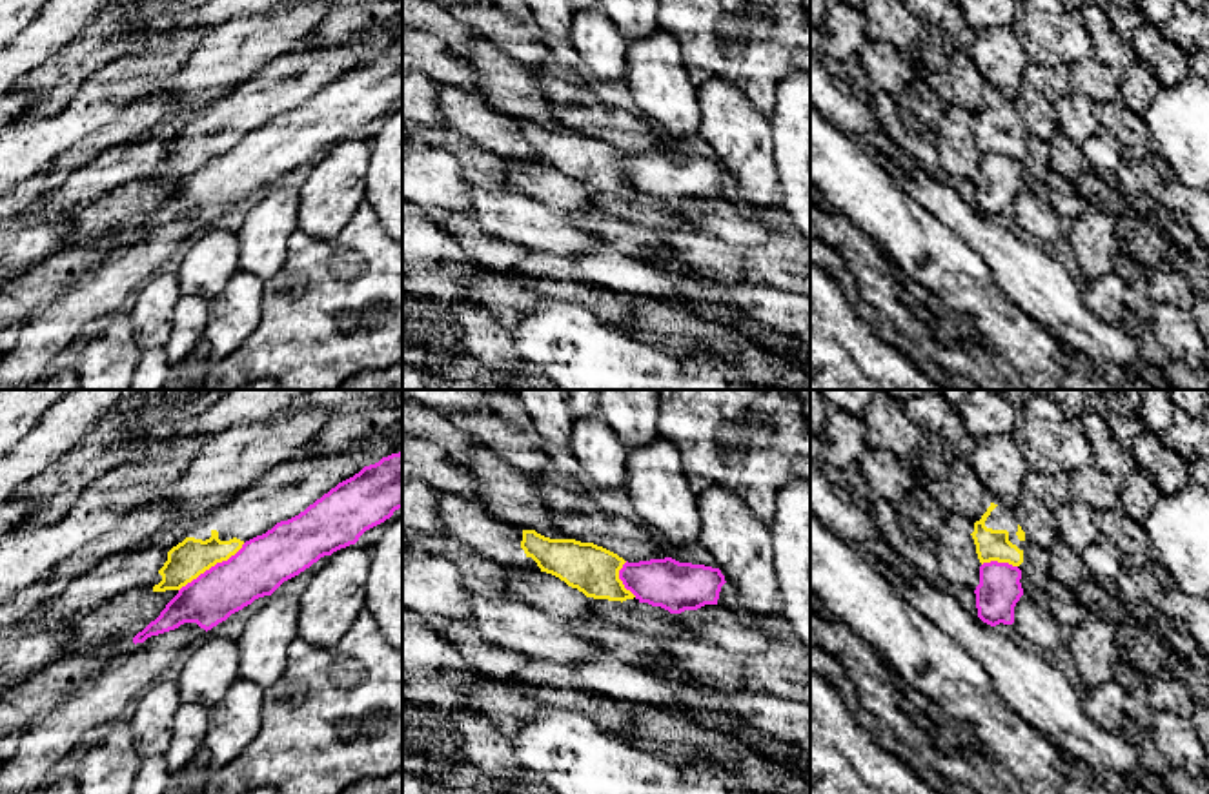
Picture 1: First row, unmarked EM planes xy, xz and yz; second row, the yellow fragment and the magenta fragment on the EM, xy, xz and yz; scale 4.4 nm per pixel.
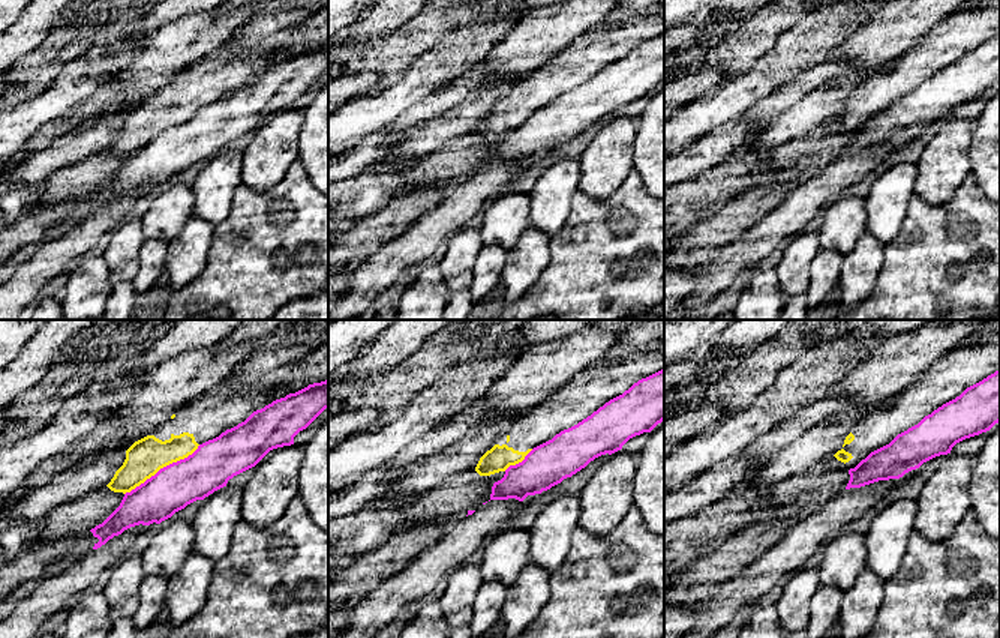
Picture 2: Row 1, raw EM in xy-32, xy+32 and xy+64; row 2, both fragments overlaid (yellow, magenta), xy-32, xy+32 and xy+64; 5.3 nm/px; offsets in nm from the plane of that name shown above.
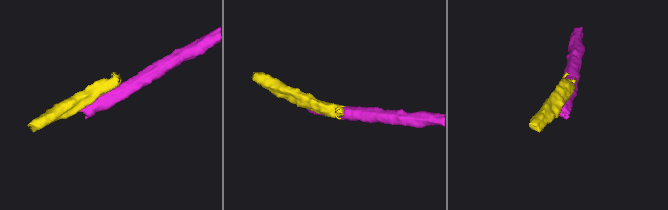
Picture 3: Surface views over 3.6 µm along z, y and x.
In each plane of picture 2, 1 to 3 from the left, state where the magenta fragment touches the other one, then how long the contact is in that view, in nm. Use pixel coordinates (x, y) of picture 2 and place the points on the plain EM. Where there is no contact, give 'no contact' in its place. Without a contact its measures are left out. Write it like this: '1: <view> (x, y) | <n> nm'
1: xy-32 (162, 131) | 480 nm
2: xy+32 (517, 126) | 200 nm
3: no contact

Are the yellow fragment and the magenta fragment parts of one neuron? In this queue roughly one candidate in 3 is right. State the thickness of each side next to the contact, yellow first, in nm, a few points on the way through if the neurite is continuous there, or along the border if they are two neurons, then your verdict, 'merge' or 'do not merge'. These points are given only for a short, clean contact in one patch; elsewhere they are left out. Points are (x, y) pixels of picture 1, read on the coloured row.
170 nm thick on the yellow side, 240 nm on the other; do not merge

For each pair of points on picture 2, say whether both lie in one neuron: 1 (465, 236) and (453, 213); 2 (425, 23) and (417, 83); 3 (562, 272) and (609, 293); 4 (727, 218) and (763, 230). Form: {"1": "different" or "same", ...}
{"1": "different", "2": "different", "3": "same", "4": "different"}

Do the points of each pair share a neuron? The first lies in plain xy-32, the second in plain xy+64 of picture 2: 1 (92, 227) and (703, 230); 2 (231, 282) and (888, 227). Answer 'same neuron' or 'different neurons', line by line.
1: different neurons
2: different neurons

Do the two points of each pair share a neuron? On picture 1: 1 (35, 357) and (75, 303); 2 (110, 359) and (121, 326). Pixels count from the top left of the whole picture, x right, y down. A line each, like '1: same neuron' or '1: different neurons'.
1: same neuron
2: same neuron

